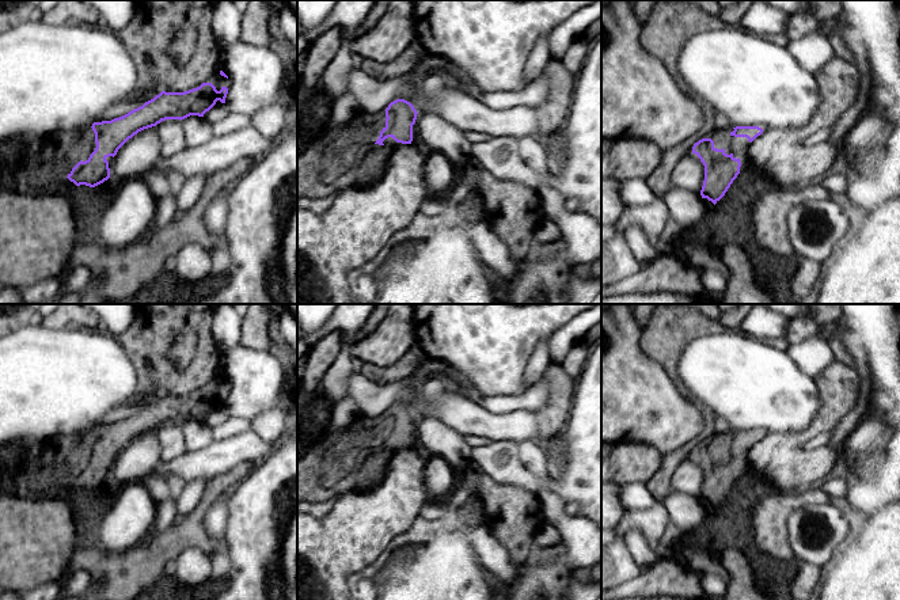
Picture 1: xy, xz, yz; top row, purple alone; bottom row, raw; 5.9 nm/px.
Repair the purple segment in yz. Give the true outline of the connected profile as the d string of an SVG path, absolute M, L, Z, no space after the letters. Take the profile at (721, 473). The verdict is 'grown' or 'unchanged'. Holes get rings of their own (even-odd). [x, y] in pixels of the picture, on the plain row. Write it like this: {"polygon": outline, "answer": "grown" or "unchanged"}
{"polygon": "M736 430L729 432L722 453L714 451L711 443L702 443L692 451L695 457L705 470L705 485L700 494L702 502L707 502L714 509L725 500L737 479L749 468L748 455L752 445L763 437L759 430Z", "answer": "grown"}

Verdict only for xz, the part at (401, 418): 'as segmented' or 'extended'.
extended

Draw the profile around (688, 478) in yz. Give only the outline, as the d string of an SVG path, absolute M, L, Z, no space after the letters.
M695 457L680 463L672 476L672 489L695 498L700 498L705 485L705 470Z

